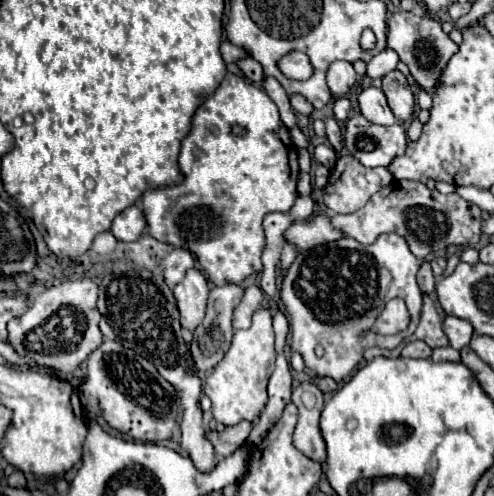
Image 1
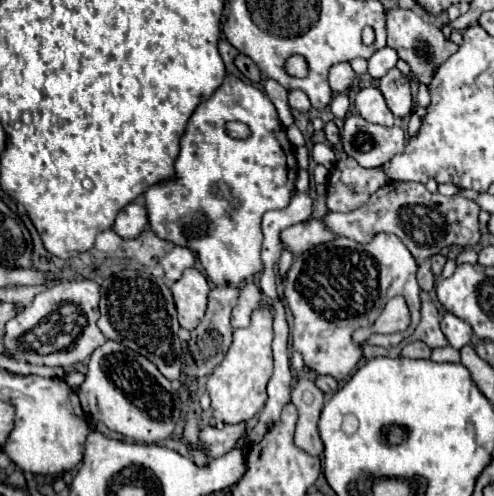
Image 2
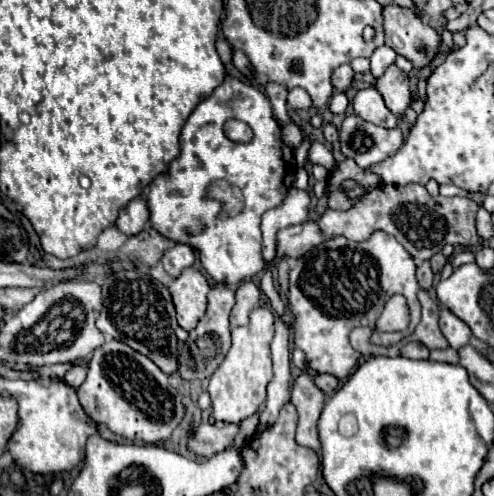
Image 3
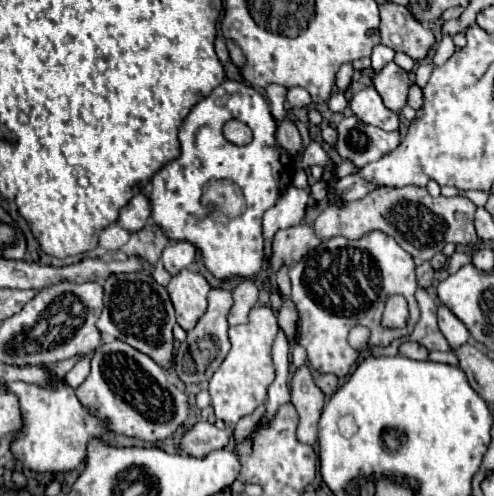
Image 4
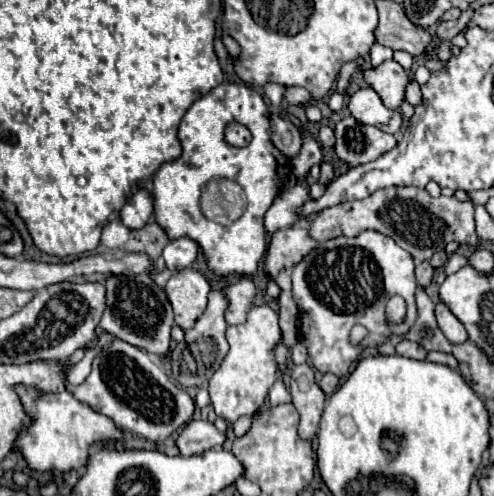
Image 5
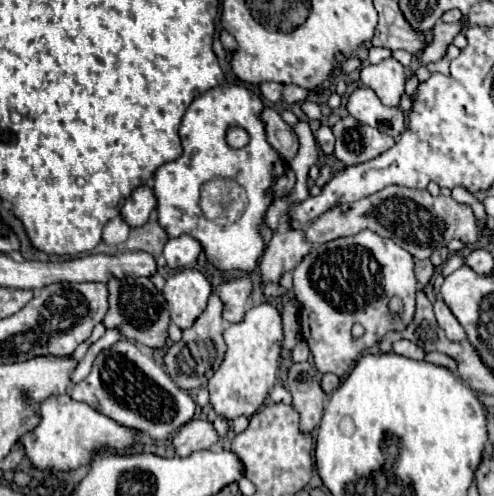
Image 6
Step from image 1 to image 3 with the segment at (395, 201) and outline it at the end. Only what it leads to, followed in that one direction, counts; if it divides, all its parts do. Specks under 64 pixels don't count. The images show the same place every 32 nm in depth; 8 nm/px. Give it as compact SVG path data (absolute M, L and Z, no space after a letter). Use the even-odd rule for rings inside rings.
M406 184L406 186L378 186L368 192L364 200L358 200L348 210L326 208L326 212L316 220L318 228L326 236L344 236L348 240L366 240L372 232L382 230L392 234L416 262L430 260L438 254L444 244L460 244L460 246L476 246L476 210L478 204L464 196L430 196L424 186Z

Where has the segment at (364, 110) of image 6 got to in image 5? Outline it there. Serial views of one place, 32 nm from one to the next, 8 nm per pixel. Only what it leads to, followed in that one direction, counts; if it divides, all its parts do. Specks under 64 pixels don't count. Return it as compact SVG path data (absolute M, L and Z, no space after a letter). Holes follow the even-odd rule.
M360 88L348 100L350 114L362 124L370 124L388 134L398 134L402 128L402 114L382 104L380 96L372 88Z

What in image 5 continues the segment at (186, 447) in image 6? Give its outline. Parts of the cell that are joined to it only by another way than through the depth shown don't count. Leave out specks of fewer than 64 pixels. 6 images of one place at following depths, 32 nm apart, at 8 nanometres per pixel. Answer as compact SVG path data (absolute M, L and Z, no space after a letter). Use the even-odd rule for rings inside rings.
M192 420L188 422L182 432L176 438L176 446L182 456L192 456L206 452L214 446L224 444L224 434L214 428L214 424L204 422L204 420Z

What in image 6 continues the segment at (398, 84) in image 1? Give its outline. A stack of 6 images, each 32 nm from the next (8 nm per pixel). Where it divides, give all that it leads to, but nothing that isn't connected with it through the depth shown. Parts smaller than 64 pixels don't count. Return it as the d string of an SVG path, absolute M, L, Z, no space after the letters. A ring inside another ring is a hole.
M386 58L380 64L362 66L360 82L372 88L382 104L398 106L400 96L404 92L404 84L406 84L404 66L394 58Z

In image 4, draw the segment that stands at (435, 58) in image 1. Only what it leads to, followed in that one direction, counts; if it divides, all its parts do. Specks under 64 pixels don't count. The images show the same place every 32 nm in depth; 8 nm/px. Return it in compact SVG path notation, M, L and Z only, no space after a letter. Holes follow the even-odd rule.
M382 2L380 6L380 42L396 52L404 52L414 60L428 56L428 50L434 44L434 34L412 20L406 6L394 2Z

